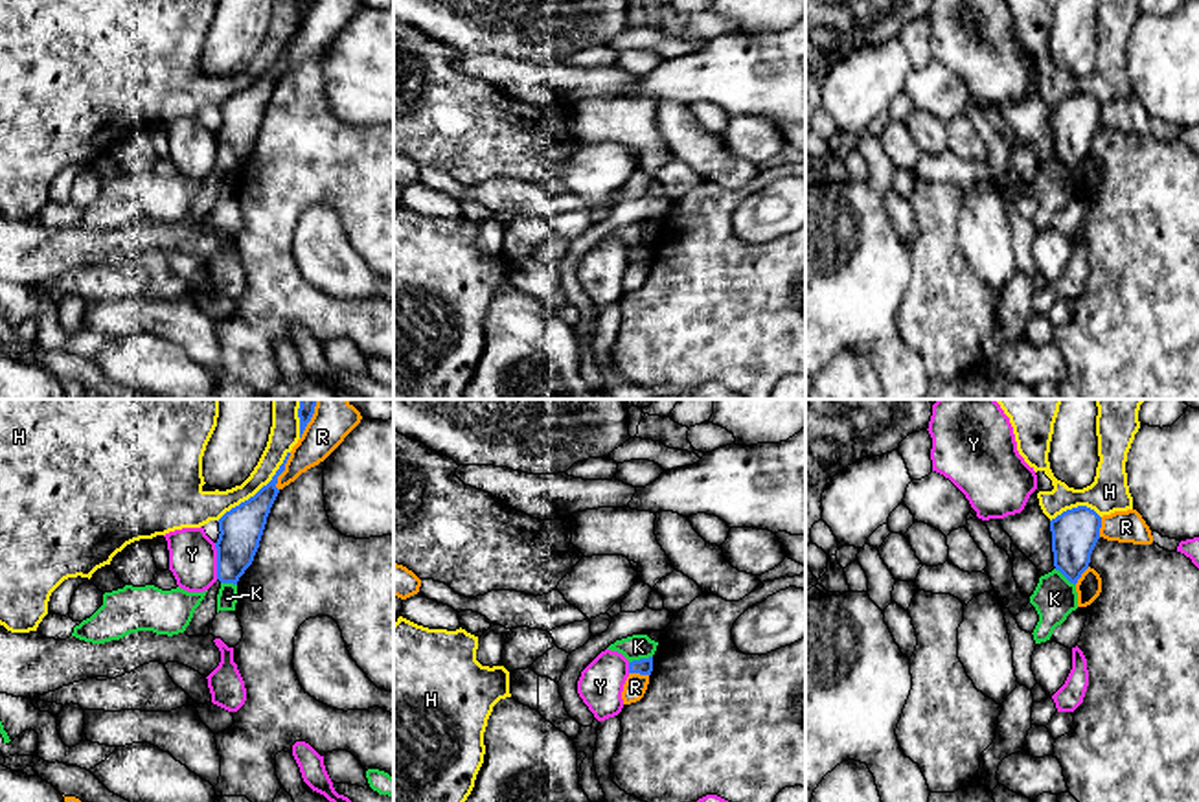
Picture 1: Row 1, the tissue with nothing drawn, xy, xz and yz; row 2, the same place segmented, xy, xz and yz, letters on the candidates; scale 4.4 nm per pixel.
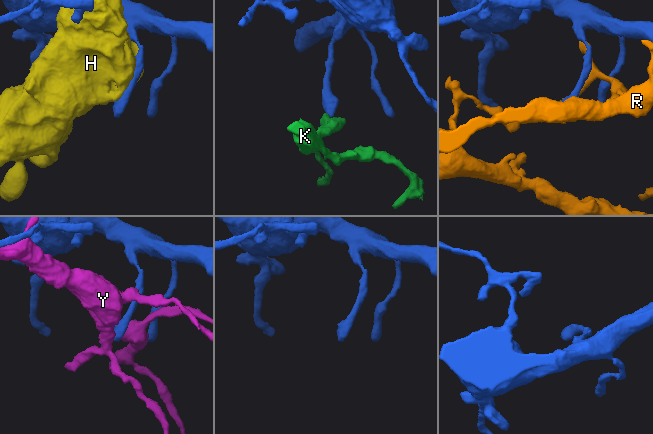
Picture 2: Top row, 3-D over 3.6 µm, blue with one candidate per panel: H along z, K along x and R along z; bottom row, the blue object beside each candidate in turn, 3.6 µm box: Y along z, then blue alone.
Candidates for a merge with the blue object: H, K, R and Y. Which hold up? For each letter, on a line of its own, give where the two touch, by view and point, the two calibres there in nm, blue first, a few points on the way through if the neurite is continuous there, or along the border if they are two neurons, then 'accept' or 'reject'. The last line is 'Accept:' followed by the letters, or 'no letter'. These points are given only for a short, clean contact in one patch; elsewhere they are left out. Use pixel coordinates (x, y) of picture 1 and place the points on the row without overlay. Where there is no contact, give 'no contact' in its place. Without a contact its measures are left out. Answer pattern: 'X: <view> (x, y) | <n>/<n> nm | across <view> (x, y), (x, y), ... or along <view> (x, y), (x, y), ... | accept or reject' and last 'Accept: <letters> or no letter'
H: xy (260, 78) | 190/130 nm | reject
K: xz (640, 247) | 80/110 nm | along xz (651, 243), (629, 251) | reject
R: xy (284, 57) | 140/170 nm | reject
Y: xy (217, 149) | 190/200 nm | reject
Accept: no letter

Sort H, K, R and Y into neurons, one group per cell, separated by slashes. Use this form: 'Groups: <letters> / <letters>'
Groups: H / K / R / Y

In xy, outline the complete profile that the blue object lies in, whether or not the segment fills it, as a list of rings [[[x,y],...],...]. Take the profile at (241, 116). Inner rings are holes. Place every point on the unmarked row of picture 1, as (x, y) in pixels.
[[[287,40],[283,52],[254,85],[226,99],[219,110],[217,136],[217,167],[221,171],[237,173],[239,166],[252,153],[259,136],[259,129],[267,112],[270,96],[280,81],[276,75],[278,64],[285,59]]]

